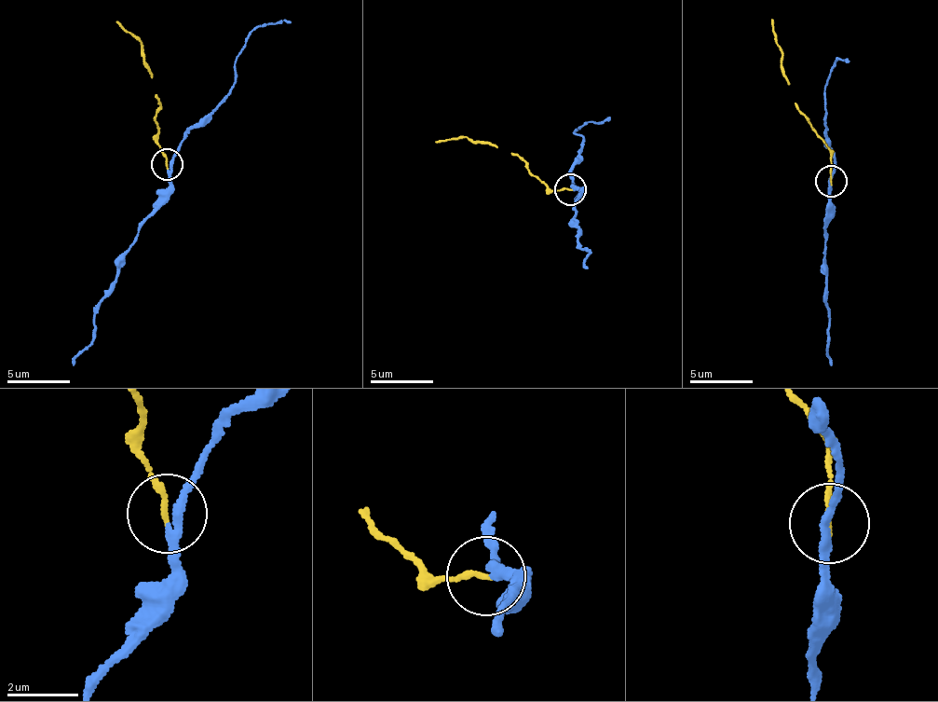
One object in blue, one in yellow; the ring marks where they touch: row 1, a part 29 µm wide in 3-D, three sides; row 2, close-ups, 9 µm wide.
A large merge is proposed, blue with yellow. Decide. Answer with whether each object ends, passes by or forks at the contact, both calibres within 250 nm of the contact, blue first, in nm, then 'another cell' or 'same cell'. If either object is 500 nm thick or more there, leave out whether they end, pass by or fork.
blue passes by; yellow ends; calibres 220 and 160 nm; another cell

